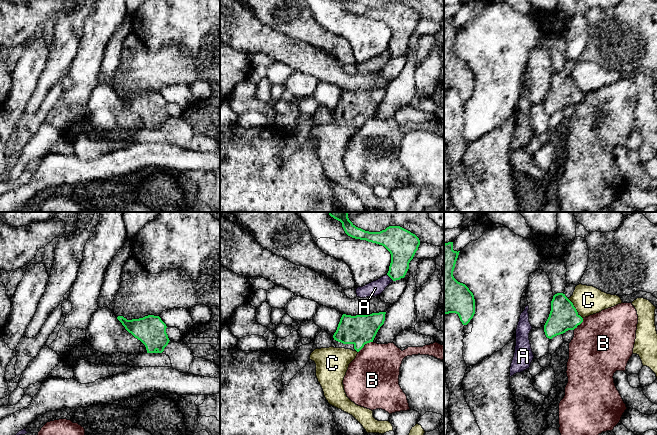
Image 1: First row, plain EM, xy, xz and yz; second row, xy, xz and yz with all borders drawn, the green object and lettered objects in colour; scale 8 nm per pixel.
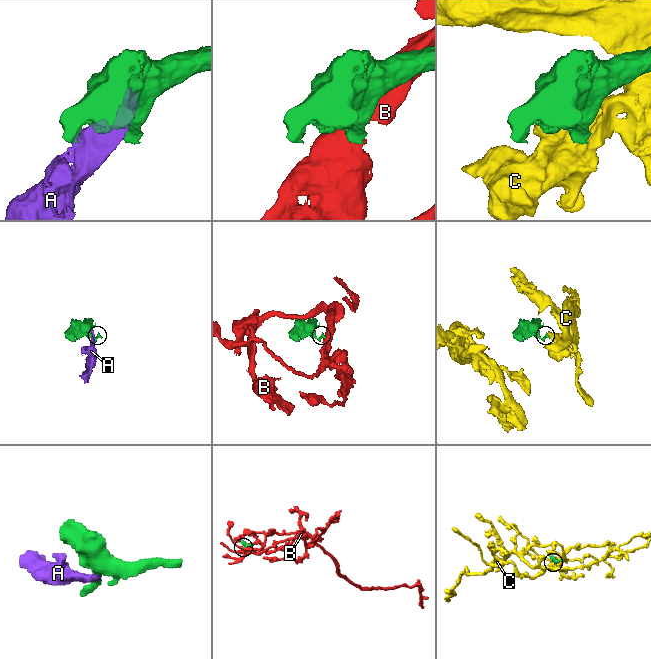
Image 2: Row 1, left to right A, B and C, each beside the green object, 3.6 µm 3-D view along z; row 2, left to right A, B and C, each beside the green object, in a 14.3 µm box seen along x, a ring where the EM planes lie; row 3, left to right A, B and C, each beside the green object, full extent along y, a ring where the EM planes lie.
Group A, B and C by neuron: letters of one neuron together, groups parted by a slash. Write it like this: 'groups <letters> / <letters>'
groups A / B / C

